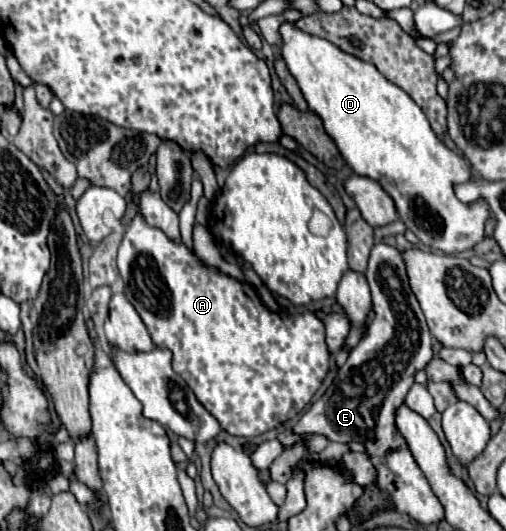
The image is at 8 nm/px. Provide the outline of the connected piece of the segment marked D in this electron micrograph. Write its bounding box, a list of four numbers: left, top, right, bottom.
[279,20,489,254]

